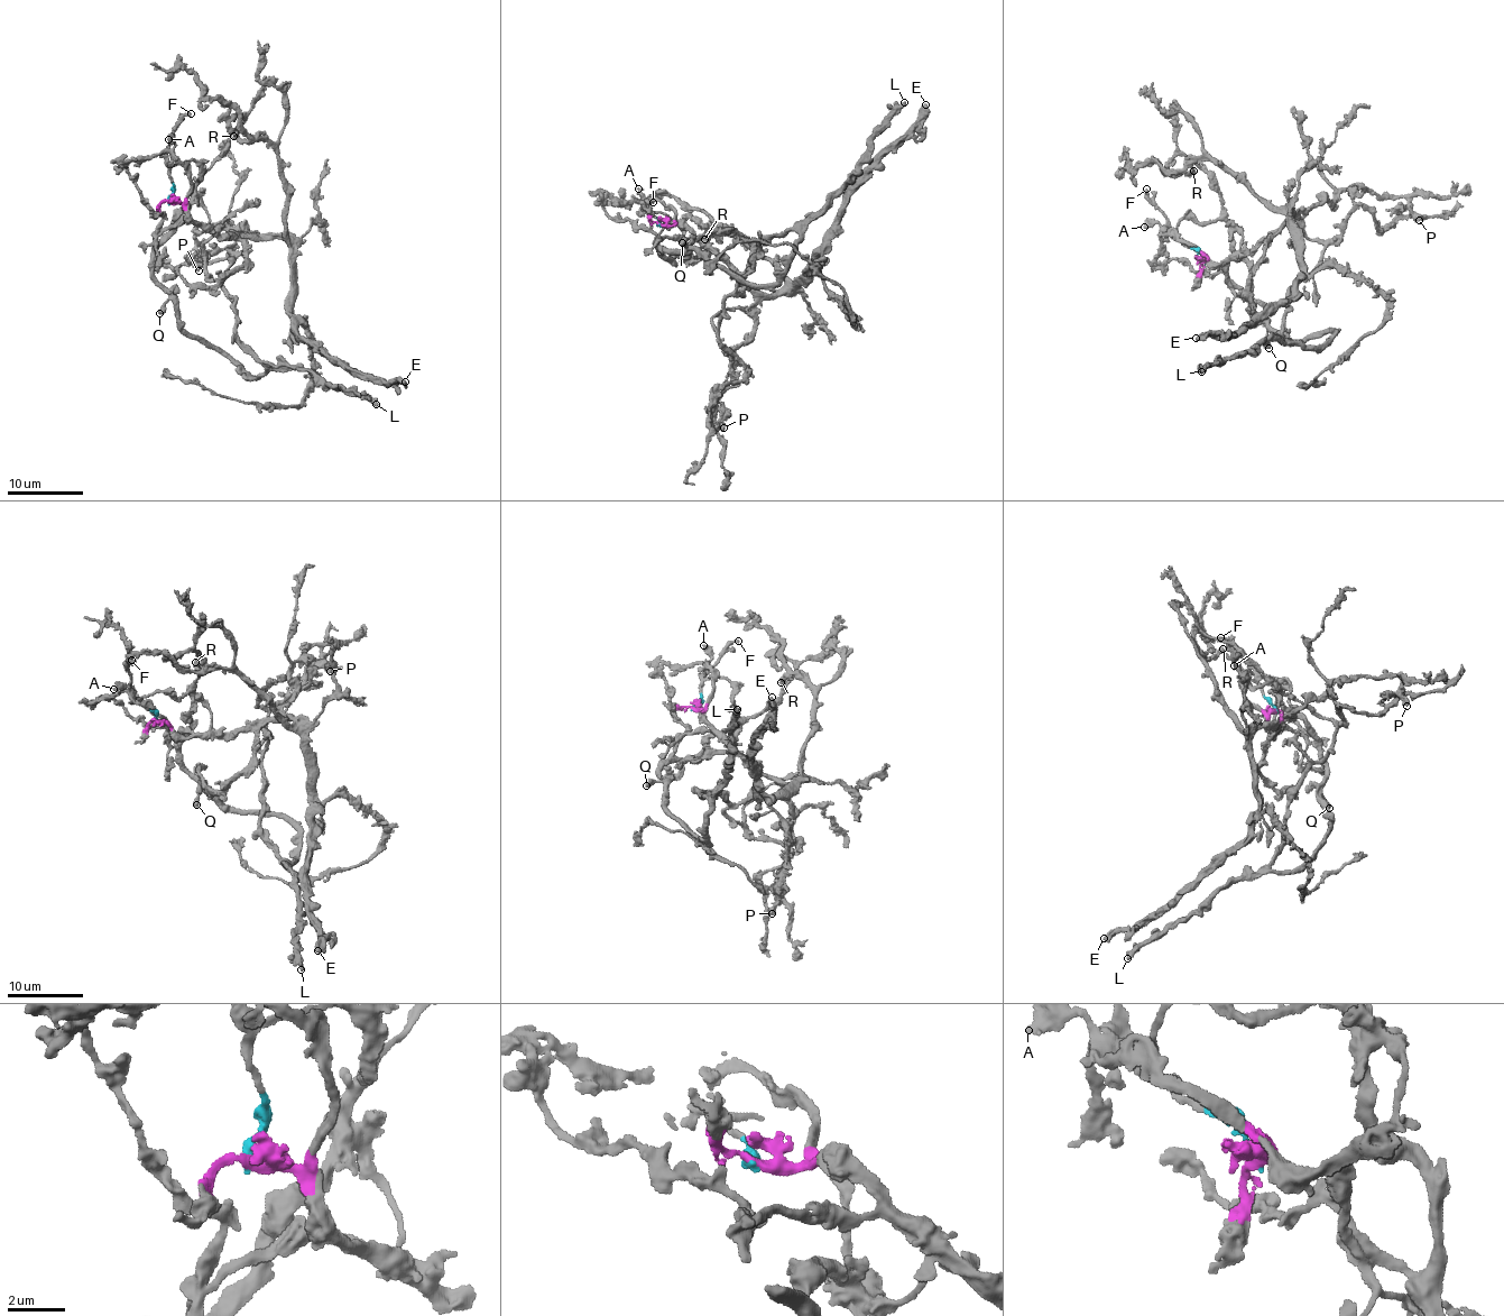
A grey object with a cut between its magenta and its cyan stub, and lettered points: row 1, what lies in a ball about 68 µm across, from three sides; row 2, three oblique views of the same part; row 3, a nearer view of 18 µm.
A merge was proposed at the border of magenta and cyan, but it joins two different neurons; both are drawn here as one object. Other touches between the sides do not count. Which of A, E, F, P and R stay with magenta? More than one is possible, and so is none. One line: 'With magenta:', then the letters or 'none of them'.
With magenta: A, E, P, R

